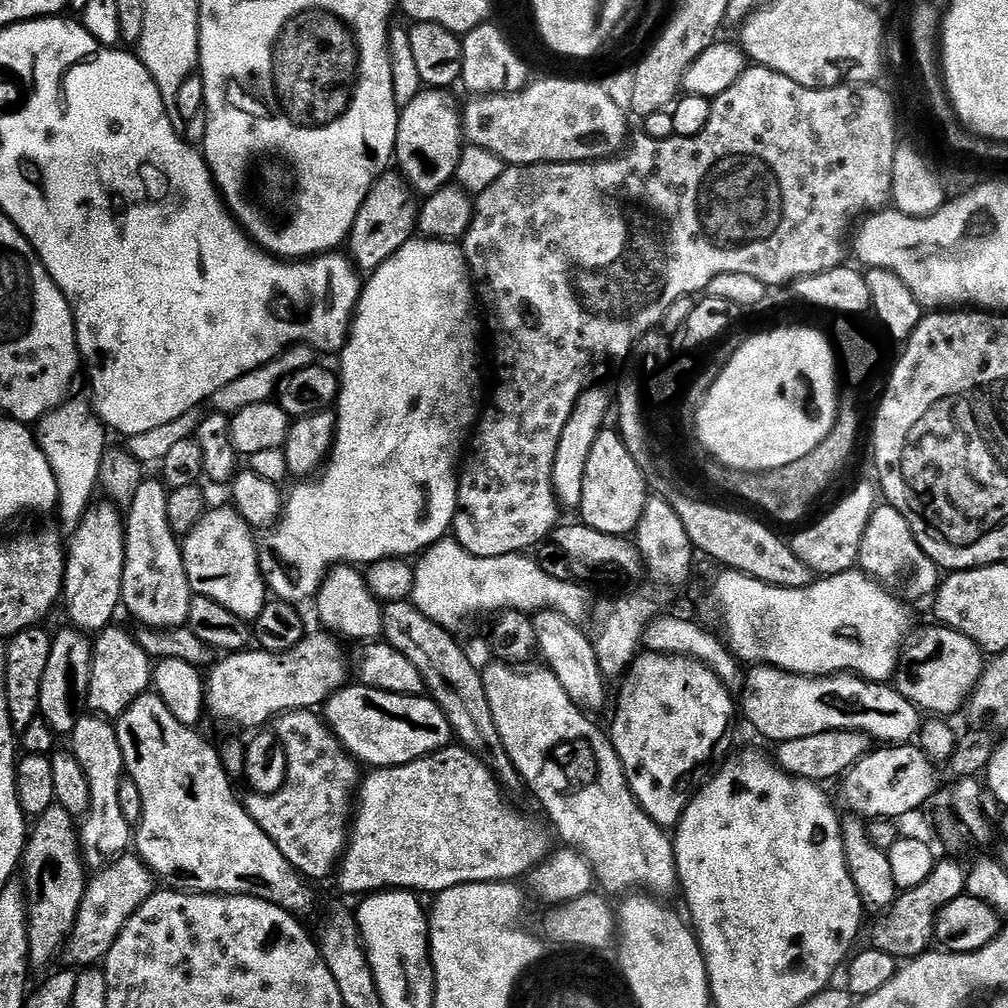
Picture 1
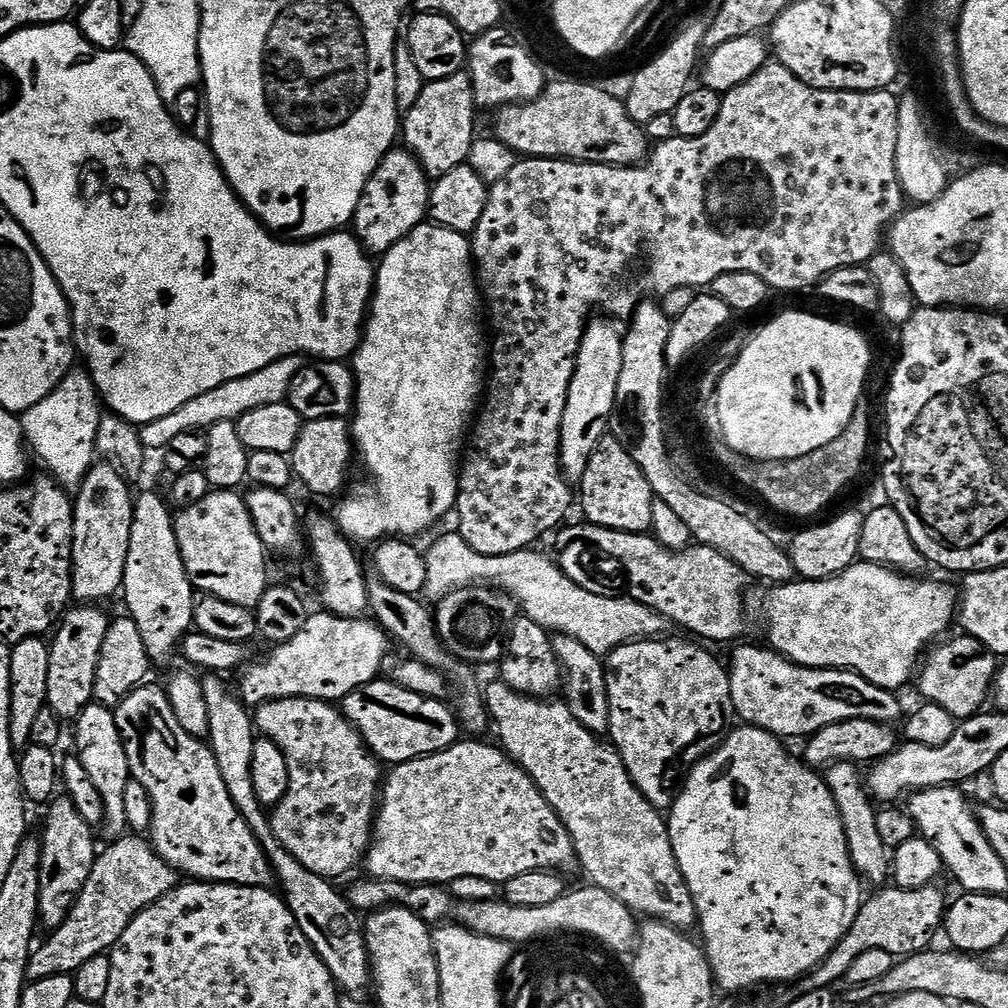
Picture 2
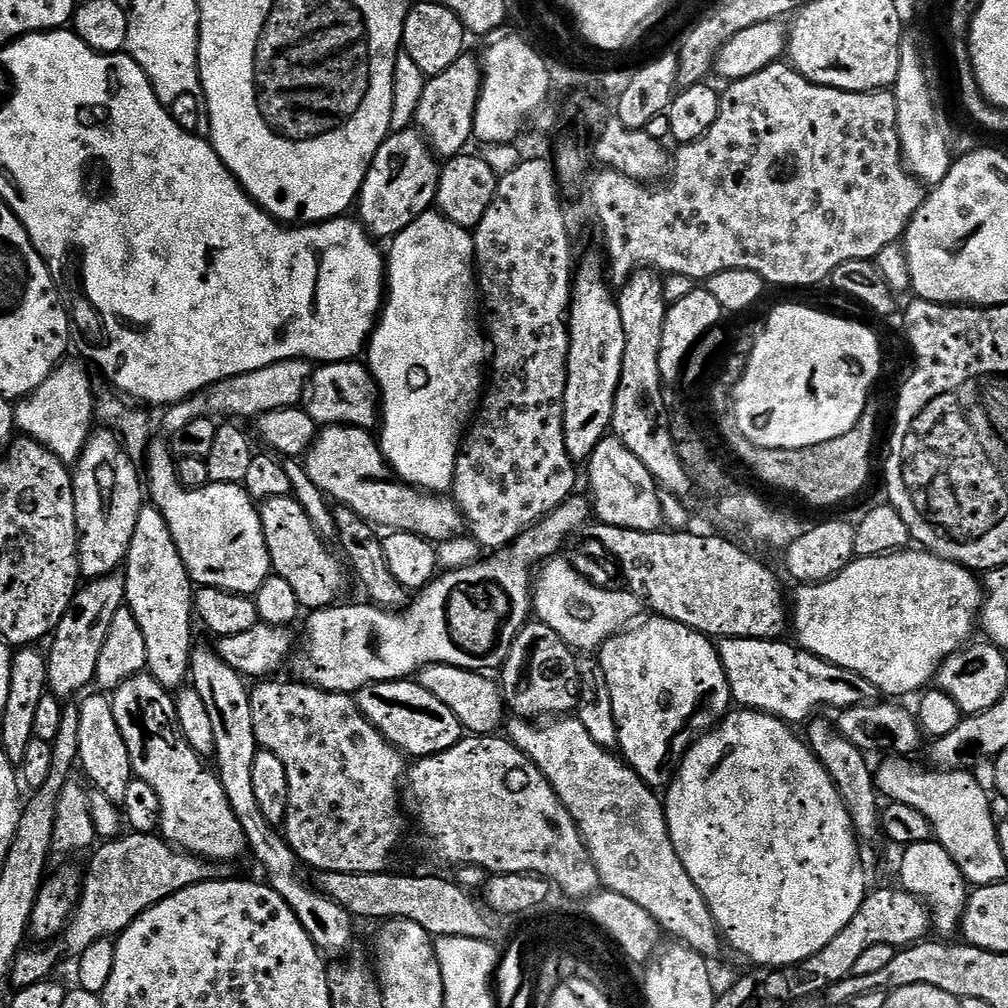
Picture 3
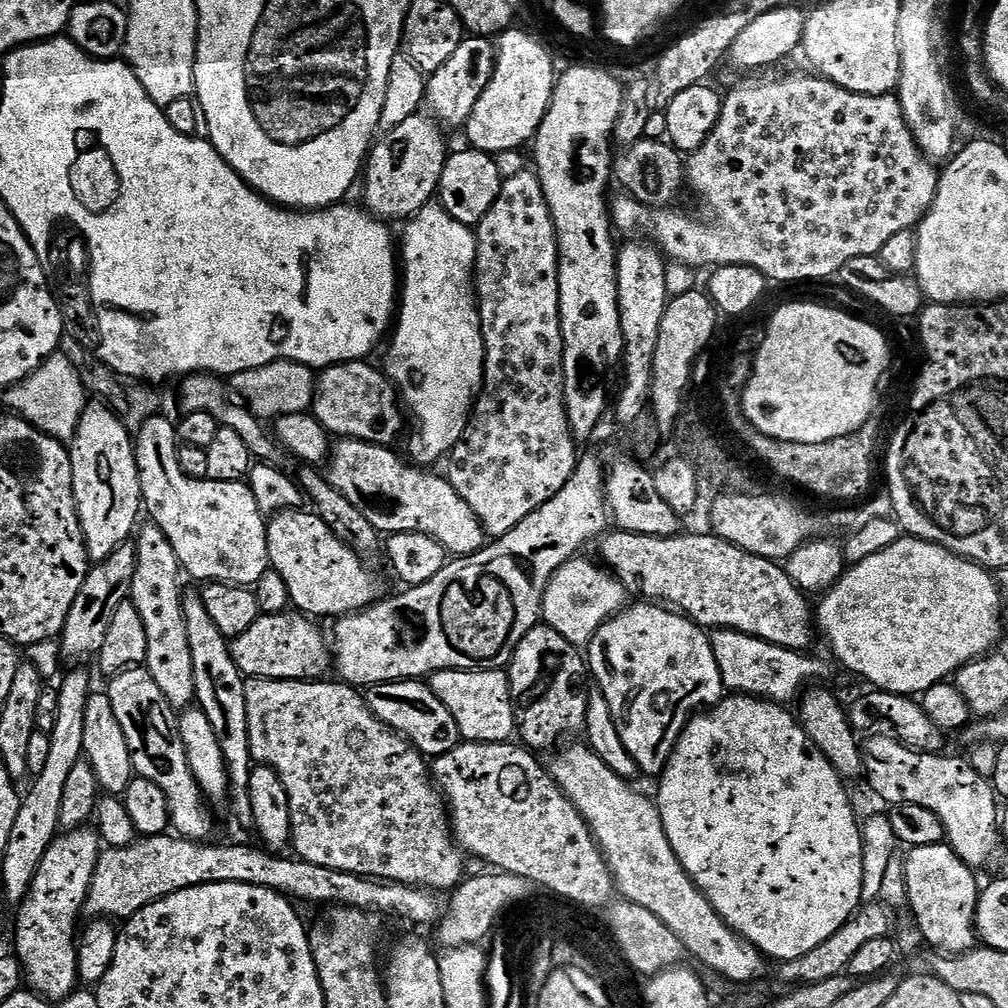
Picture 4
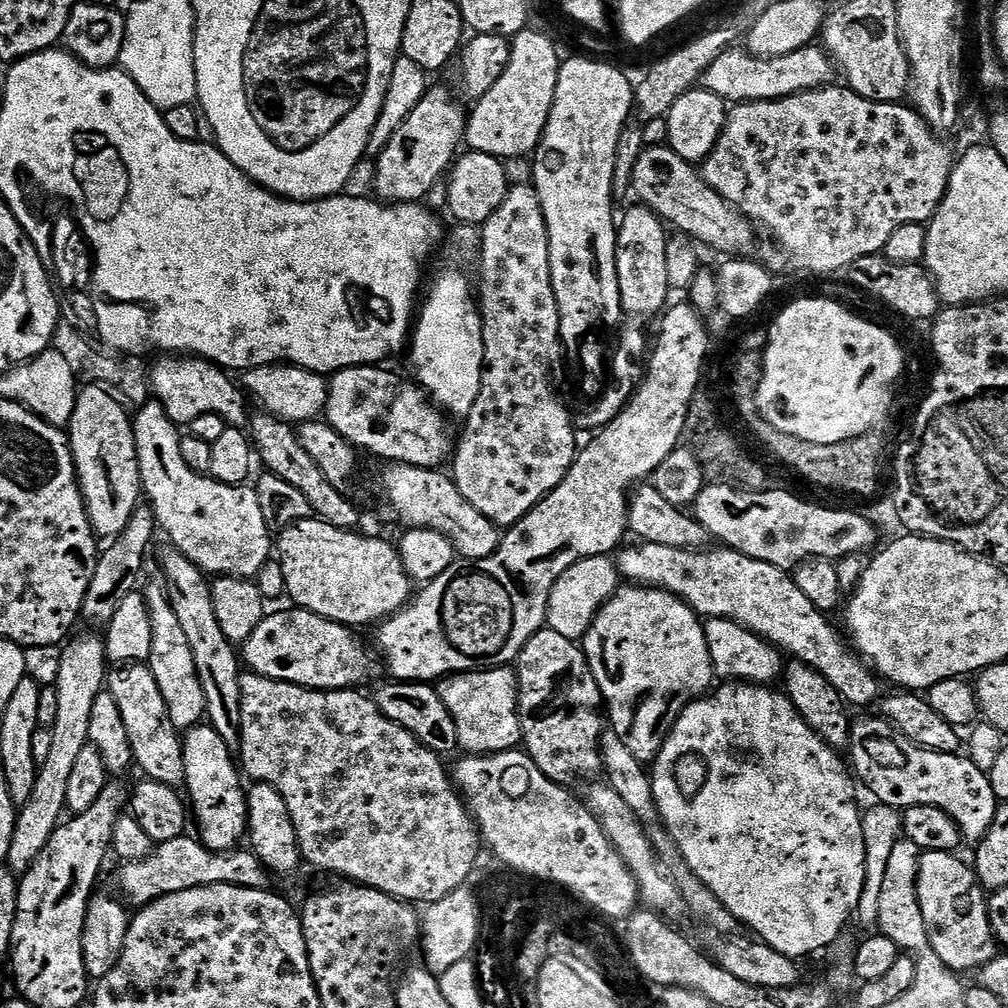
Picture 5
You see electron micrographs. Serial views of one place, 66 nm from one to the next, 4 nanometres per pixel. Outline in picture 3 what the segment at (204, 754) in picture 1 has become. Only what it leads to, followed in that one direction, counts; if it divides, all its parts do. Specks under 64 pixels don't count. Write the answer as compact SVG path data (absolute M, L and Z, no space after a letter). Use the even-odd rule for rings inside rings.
M132 676L110 696L122 742L130 750L135 779L150 782L160 803L159 835L177 849L209 862L236 860L248 852L246 834L234 818L226 790L211 767L193 750L180 729L173 693L153 676Z

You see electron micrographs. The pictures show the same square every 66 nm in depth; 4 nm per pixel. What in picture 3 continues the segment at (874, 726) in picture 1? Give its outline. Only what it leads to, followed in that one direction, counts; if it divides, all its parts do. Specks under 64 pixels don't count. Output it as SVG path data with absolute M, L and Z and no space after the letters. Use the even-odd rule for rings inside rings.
M733 636L719 641L720 661L726 670L726 678L730 682L732 699L741 709L764 712L767 716L782 720L789 726L797 726L796 724L803 725L813 719L819 713L816 712L819 708L843 710L859 704L871 704L881 699L882 693L870 682L866 682L866 678L845 668L834 666L814 654L797 650L791 643L789 643L790 645L784 643L783 639L755 640L754 638L734 638Z

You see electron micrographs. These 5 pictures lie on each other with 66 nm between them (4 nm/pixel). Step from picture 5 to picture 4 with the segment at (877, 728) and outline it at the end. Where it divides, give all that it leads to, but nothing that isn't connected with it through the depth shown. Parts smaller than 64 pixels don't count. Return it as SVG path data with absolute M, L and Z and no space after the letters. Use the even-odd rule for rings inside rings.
M874 736L865 739L862 744L864 754L864 770L866 781L888 803L888 806L909 804L910 806L926 806L926 810L934 810L944 824L946 842L962 858L966 866L973 870L981 870L996 856L996 847L1000 844L1000 812L996 809L998 797L990 780L978 774L974 766L967 759L959 760L956 756L941 754L931 756L910 750L902 746L894 738Z

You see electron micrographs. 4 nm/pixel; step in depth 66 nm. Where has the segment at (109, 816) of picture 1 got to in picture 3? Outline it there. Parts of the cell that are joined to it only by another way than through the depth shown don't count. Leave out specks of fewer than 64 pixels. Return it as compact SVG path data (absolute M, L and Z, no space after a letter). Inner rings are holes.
M104 694L95 695L85 695L78 705L78 764L81 769L84 767L84 772L88 775L87 783L95 791L106 794L110 802L120 806L123 805L126 790L134 778L130 750L126 750L126 742L122 742L122 730L118 730L111 699Z

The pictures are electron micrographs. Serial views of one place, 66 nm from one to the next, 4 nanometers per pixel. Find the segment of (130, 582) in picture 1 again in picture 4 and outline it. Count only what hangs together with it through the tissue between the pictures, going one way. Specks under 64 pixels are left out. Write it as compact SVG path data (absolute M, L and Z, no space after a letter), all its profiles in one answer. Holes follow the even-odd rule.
M145 523L135 537L136 569L134 586L130 597L132 604L138 606L142 614L142 626L146 626L146 658L144 664L150 678L158 682L158 690L166 694L166 702L177 710L193 707L196 699L194 686L194 661L190 659L190 638L186 634L184 617L184 598L180 588L182 569L174 554L174 546L162 534L156 524Z

